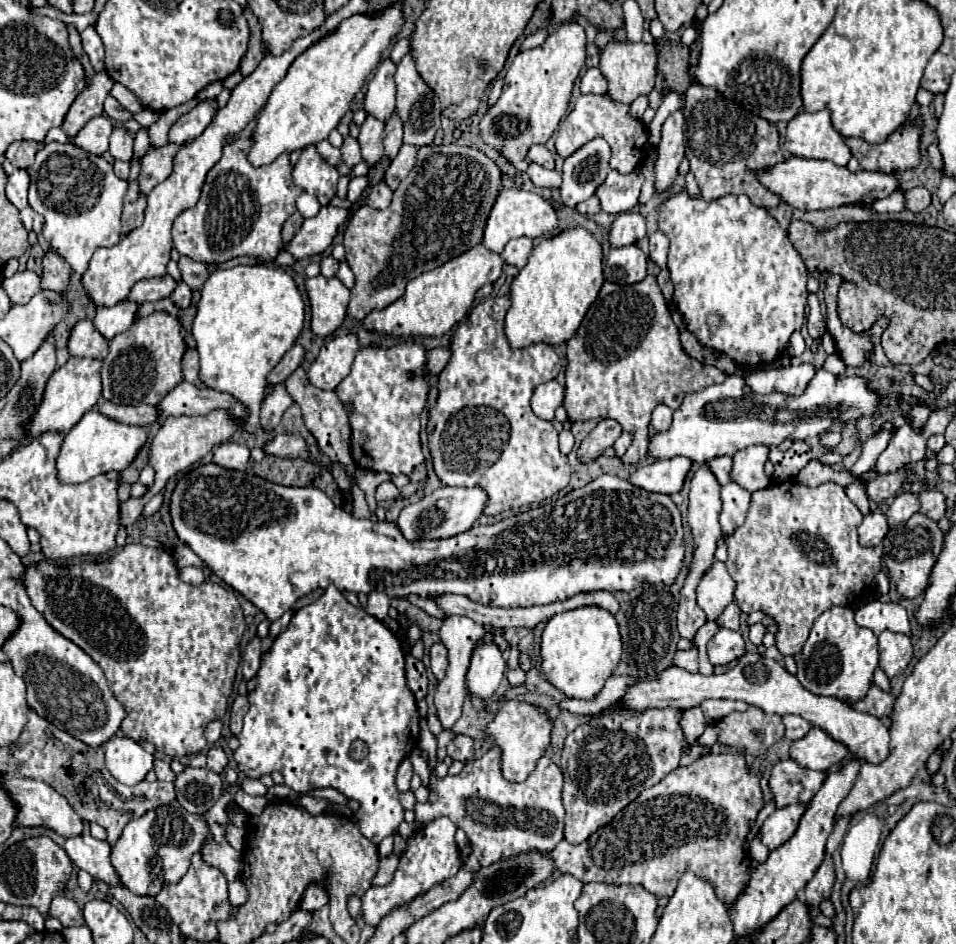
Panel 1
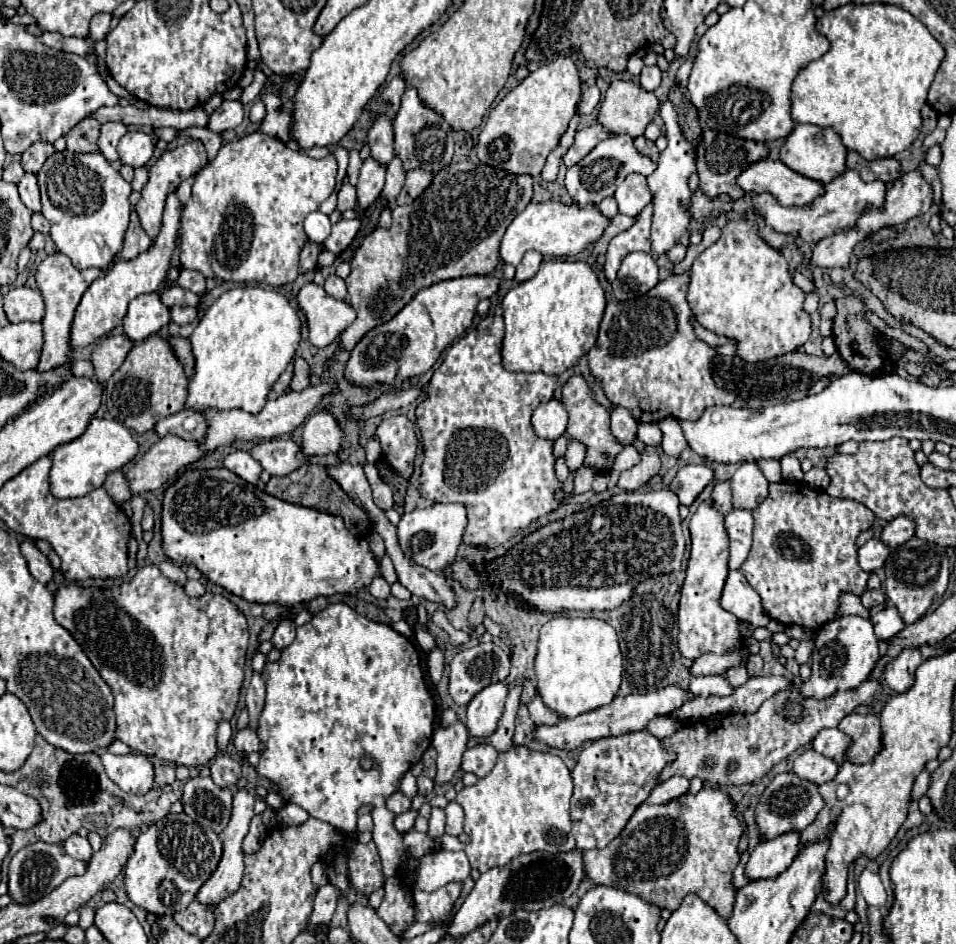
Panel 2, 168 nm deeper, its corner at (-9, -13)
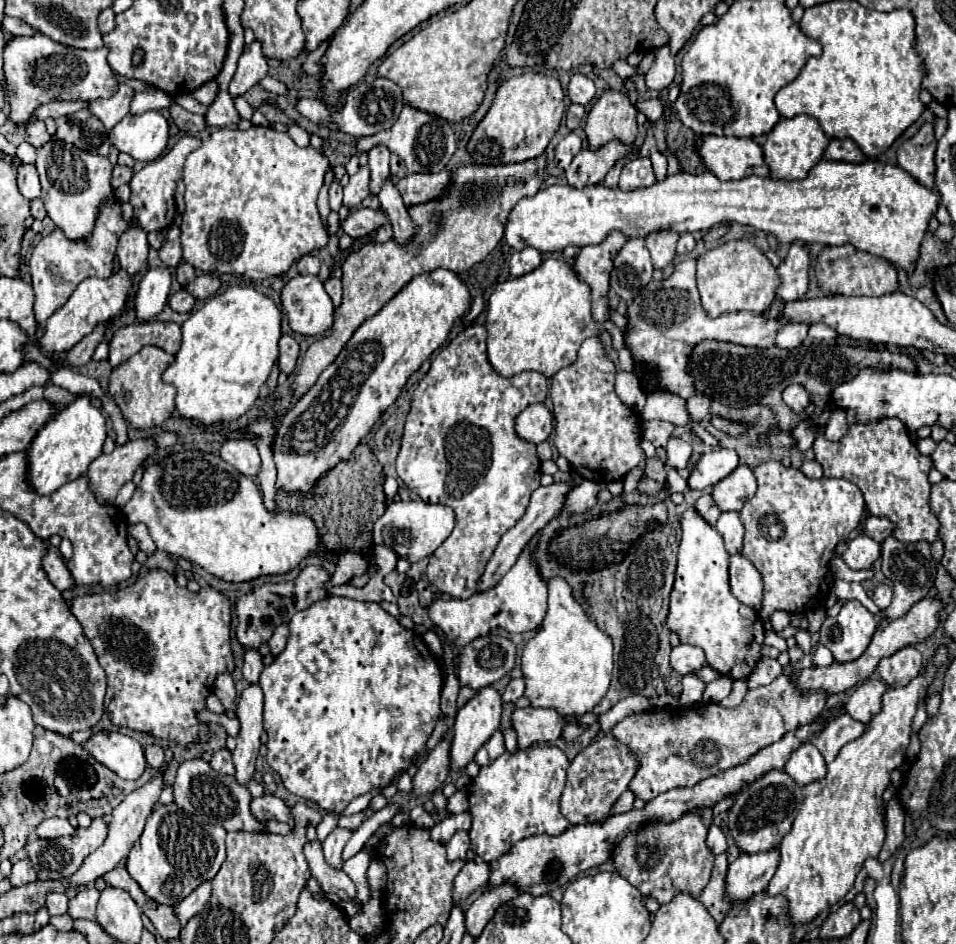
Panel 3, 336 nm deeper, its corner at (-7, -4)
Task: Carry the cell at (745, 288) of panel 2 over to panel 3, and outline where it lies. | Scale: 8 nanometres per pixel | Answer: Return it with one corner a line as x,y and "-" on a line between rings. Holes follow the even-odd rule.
731,240
719,248
705,252
697,260
697,288
701,292
703,308
711,318
727,312
753,310
763,312
775,300
775,288
779,284
779,274
767,260
767,256
755,248
749,240

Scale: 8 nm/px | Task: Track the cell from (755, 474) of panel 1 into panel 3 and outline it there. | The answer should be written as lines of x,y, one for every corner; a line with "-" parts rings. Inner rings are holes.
741,464
727,478
715,484
711,494
721,512
729,512
729,510
739,512
743,504
755,494
755,490
757,490
757,480
753,476
753,470

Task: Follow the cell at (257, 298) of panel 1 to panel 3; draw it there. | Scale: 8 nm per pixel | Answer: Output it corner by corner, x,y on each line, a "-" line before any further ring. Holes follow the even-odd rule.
233,286
209,298
183,324
183,342
175,360
163,372
163,382
177,388
175,408
181,418
199,424
233,422
257,400
271,366
277,362
281,310
251,286

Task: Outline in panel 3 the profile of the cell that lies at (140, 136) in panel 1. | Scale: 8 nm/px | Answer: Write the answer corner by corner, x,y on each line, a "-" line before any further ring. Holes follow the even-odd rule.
115,166
113,168
113,174
111,174
111,184
115,188
119,188
121,184
127,184
133,176
133,170
131,168
123,168
123,166

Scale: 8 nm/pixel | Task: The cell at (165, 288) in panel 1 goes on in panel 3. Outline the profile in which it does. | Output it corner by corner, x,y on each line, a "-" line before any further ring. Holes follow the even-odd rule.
203,274
203,276
199,276
199,278
195,278
189,286
187,286
187,290
195,296
195,298
199,298
199,300
205,300
205,298
209,298
209,296
213,296
213,294
217,294
217,290
221,288
221,280
217,278
217,276
211,276
211,274

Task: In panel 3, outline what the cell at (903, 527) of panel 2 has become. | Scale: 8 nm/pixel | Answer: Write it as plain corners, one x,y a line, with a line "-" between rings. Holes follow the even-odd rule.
869,516
869,518
865,520
865,524
863,524
863,532
865,532
865,536
873,538
873,540
879,542
879,544
881,544
887,536
891,536
893,528
895,528
895,524
893,524
891,520
887,520
887,518
879,518
879,516

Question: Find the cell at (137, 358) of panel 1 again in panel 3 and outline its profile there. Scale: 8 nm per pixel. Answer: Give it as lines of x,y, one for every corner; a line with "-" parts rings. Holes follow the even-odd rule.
145,346
127,362
111,372
109,378
109,392
111,398
121,408
125,422
139,430
153,430
159,428
175,410
175,388
161,380
163,370
173,362
173,356
157,346

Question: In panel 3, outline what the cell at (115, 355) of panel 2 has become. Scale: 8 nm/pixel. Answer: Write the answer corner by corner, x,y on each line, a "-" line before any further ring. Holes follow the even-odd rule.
159,320
119,328
113,340
109,342
109,364
117,368
121,362
129,360
135,352
139,352
147,344
163,348
169,354
175,354
181,346
181,328
175,322

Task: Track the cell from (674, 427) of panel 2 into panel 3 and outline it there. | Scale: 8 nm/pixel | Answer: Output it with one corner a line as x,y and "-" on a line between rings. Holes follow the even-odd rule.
671,438
667,444
667,466
681,470
689,466
693,454
693,446
681,438

